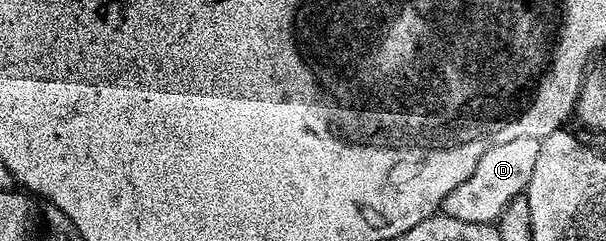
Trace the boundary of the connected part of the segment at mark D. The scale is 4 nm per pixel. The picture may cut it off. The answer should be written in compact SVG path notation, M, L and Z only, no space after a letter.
M522 137L497 143L485 151L476 170L460 185L453 187L453 191L449 191L441 206L442 212L453 219L465 219L465 223L489 225L498 222L507 204L526 190L533 169L537 167L539 143L538 137Z

